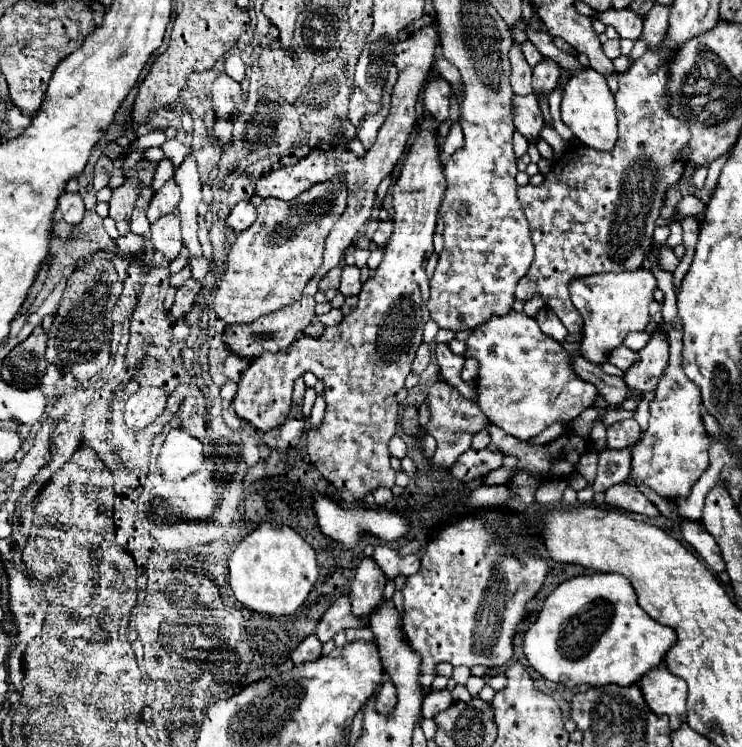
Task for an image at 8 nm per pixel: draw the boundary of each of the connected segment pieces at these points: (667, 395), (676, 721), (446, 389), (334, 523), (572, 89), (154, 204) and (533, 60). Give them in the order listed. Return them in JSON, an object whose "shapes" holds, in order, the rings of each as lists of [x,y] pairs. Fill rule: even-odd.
{"shapes":[[[[653,268],[653,274],[659,278],[657,286],[665,292],[665,302],[662,303],[662,323],[667,330],[669,343],[669,368],[661,376],[655,398],[649,404],[651,418],[649,428],[643,436],[643,440],[633,448],[633,464],[631,464],[631,476],[649,486],[653,492],[657,492],[663,498],[679,498],[687,496],[693,482],[701,476],[701,472],[709,466],[709,434],[703,424],[701,416],[701,392],[699,388],[685,376],[683,372],[682,338],[683,329],[677,308],[675,308],[675,286],[671,282],[671,272],[665,272],[663,268]]],[[[665,666],[649,670],[639,680],[645,702],[655,714],[667,714],[671,730],[677,730],[686,721],[687,684],[673,676]]],[[[443,380],[433,384],[431,392],[427,394],[427,404],[429,404],[429,412],[431,412],[427,432],[437,440],[437,450],[435,450],[431,460],[437,466],[447,466],[449,468],[457,460],[457,456],[461,456],[463,452],[467,452],[471,448],[473,434],[483,430],[489,424],[489,420],[485,420],[485,414],[481,412],[481,408],[477,408],[475,402],[463,398],[457,390],[453,390]]],[[[315,494],[315,512],[319,516],[319,528],[325,536],[341,542],[343,548],[351,548],[355,546],[355,542],[363,536],[363,534],[375,534],[383,540],[397,540],[401,536],[407,534],[407,518],[401,516],[399,512],[389,512],[389,510],[345,510],[339,508],[333,500]]],[[[585,70],[575,74],[565,84],[565,94],[561,102],[561,120],[571,128],[571,132],[589,148],[595,150],[611,150],[617,140],[617,116],[615,116],[615,100],[605,84],[603,74],[595,70]]],[[[171,178],[167,180],[167,184],[155,192],[149,210],[147,210],[147,218],[149,222],[155,222],[157,218],[161,218],[165,212],[171,212],[177,204],[179,204],[179,192],[177,192],[177,182]]],[[[525,42],[523,46],[521,46],[521,50],[523,50],[523,56],[525,56],[525,60],[529,62],[529,66],[533,68],[533,66],[537,66],[541,60],[543,60],[543,54],[531,44],[531,42]]]]}

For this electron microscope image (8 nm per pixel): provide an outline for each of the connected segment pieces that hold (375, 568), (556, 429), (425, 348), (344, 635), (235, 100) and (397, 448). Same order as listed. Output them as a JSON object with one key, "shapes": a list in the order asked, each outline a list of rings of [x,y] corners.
{"shapes":[[[[365,556],[359,564],[351,584],[351,604],[357,616],[367,616],[383,600],[385,574],[373,556]]],[[[555,423],[547,427],[541,434],[531,440],[532,444],[547,444],[551,440],[555,440],[565,432],[567,425],[564,423]]],[[[423,342],[423,344],[417,348],[417,354],[415,354],[415,360],[413,360],[413,368],[411,368],[411,372],[413,372],[413,374],[421,374],[421,372],[427,368],[429,358],[431,358],[429,344]]],[[[363,628],[363,630],[341,630],[335,636],[335,644],[339,648],[345,646],[345,644],[351,644],[351,642],[357,642],[357,640],[373,642],[373,632],[369,632],[369,628]]],[[[219,72],[213,82],[213,110],[217,116],[233,116],[241,100],[241,84],[227,72]]],[[[393,436],[393,440],[389,442],[389,452],[391,452],[391,456],[397,456],[397,458],[407,456],[407,446],[405,446],[401,436]]]]}

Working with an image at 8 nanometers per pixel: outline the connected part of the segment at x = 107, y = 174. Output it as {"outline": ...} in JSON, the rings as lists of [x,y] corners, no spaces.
{"outline":[[[101,154],[101,158],[95,164],[95,174],[93,174],[95,190],[101,190],[101,188],[107,186],[109,178],[111,178],[111,172],[113,172],[113,160],[107,154]]]}

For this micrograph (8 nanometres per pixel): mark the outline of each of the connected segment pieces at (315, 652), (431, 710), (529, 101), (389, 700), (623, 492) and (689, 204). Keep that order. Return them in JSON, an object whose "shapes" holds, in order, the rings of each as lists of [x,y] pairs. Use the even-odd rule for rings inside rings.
{"shapes":[[[[315,634],[307,636],[291,654],[291,660],[293,664],[303,664],[303,662],[311,662],[311,660],[317,660],[321,658],[321,642]]],[[[431,690],[423,700],[423,718],[433,718],[437,712],[449,708],[453,704],[453,698],[449,690]]],[[[533,94],[531,96],[515,96],[513,104],[515,104],[515,128],[525,138],[539,136],[545,122],[543,122],[543,114],[541,114],[537,98]]],[[[389,680],[389,682],[383,682],[383,686],[379,688],[379,694],[377,694],[377,712],[381,714],[389,714],[397,704],[397,688],[395,684]]],[[[623,482],[611,486],[605,492],[605,500],[607,500],[607,504],[611,504],[619,510],[631,512],[631,514],[641,514],[641,516],[647,516],[647,518],[659,518],[661,516],[657,506],[651,500],[647,500],[643,492],[639,492],[633,486],[627,486]]],[[[693,194],[683,196],[683,200],[677,206],[679,218],[685,218],[685,216],[695,216],[697,218],[697,216],[701,216],[703,210],[705,210],[705,202],[699,196],[693,196]]]]}

